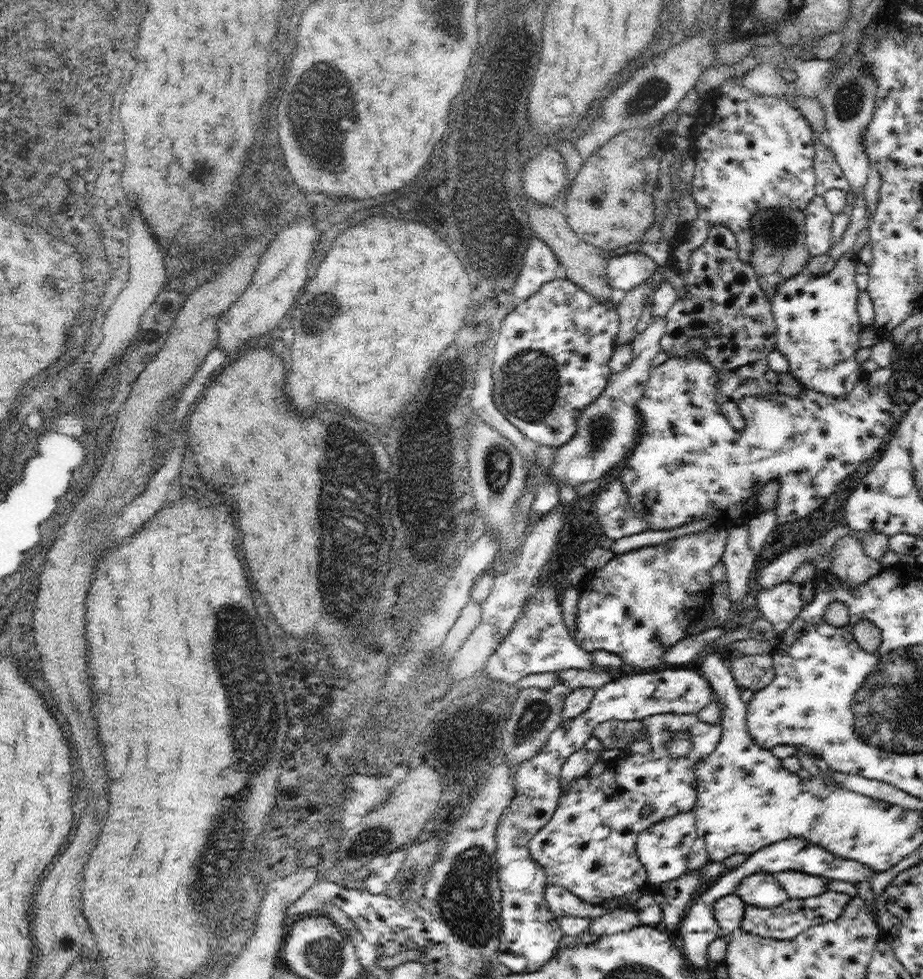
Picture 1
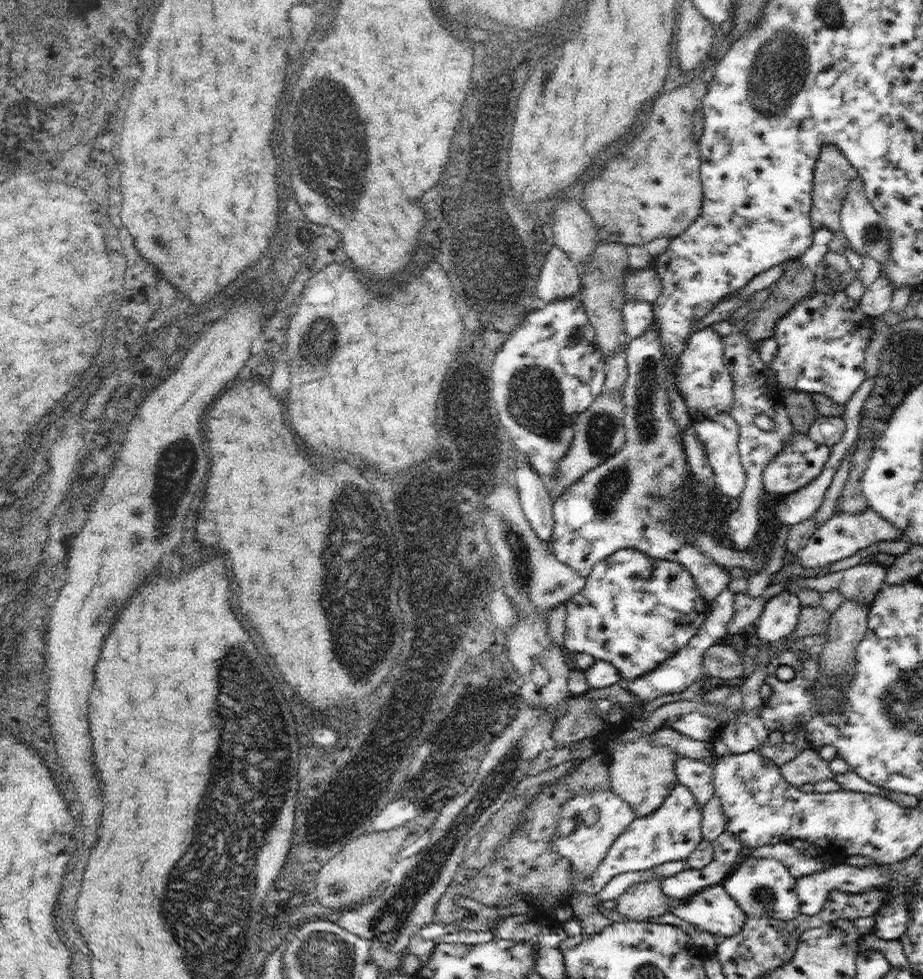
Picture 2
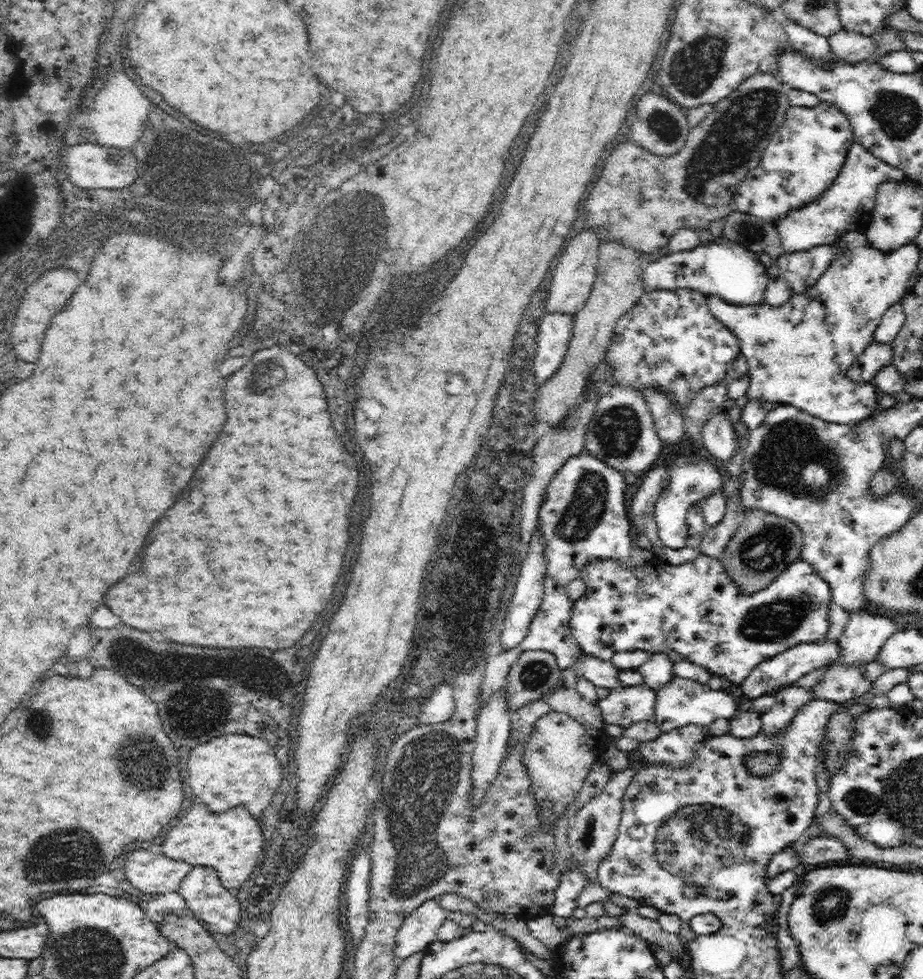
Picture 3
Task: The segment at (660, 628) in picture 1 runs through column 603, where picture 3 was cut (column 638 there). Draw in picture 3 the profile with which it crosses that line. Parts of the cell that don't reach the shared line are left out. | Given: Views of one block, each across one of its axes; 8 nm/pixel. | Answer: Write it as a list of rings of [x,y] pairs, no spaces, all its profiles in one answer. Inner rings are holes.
[[[702,552],[694,560],[680,566],[664,564],[662,568],[656,568],[654,556],[652,560],[632,568],[622,566],[616,558],[594,558],[586,564],[586,568],[582,568],[580,578],[586,580],[586,594],[572,602],[570,632],[580,644],[580,650],[604,662],[612,662],[614,654],[622,652],[674,650],[682,654],[684,660],[706,668],[710,674],[742,684],[758,664],[770,662],[776,654],[784,654],[804,642],[822,642],[828,638],[830,630],[830,586],[824,578],[820,578],[818,570],[814,570],[810,562],[802,560],[802,556],[798,556],[796,562],[790,564],[788,570],[770,586],[754,594],[740,592],[720,560]]]

